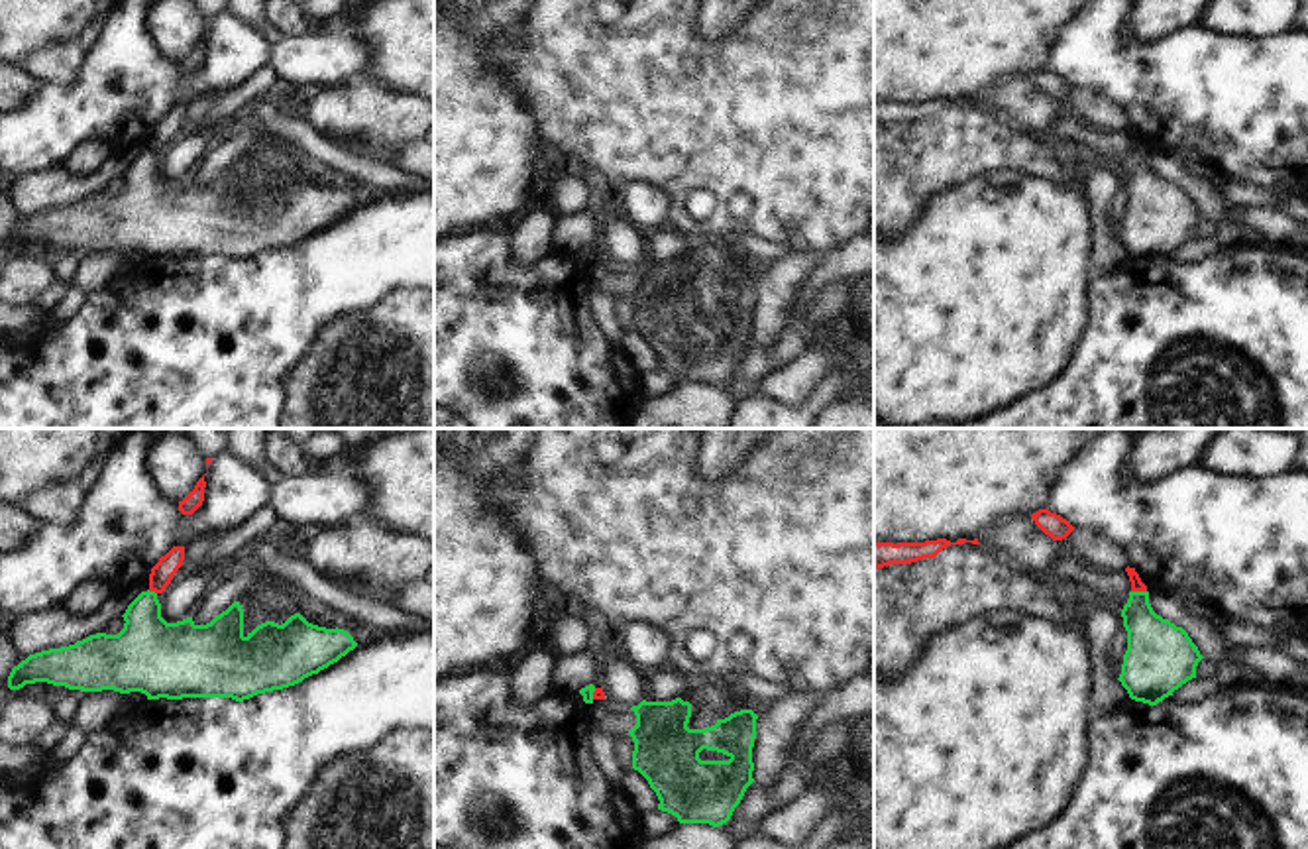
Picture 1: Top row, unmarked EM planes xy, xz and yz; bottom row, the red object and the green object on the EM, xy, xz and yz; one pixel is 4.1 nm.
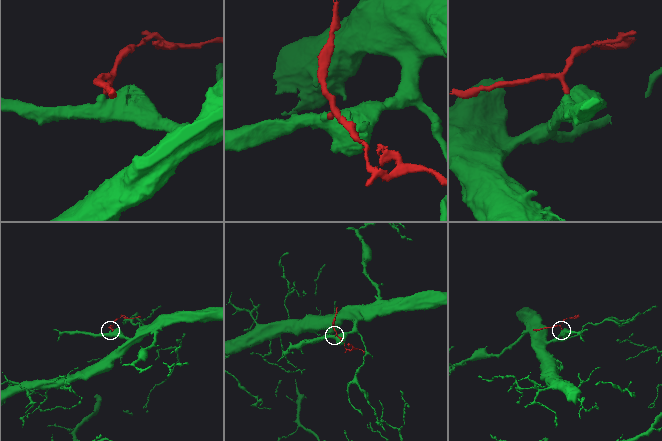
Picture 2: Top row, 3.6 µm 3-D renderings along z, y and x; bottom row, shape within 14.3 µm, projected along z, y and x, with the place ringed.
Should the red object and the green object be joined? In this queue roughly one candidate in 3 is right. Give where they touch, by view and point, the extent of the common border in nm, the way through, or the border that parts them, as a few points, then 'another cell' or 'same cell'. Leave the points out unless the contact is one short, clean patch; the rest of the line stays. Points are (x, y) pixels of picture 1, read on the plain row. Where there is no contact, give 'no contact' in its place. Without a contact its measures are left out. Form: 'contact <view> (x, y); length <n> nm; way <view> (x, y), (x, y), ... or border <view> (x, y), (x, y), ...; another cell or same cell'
contact yz (1140, 150); length 60 nm; border yz (1132, 150), (1145, 152); another cell

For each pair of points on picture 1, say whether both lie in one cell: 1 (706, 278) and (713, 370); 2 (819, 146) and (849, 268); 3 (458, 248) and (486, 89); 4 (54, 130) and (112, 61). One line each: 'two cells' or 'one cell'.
1: one cell
2: two cells
3: two cells
4: one cell

